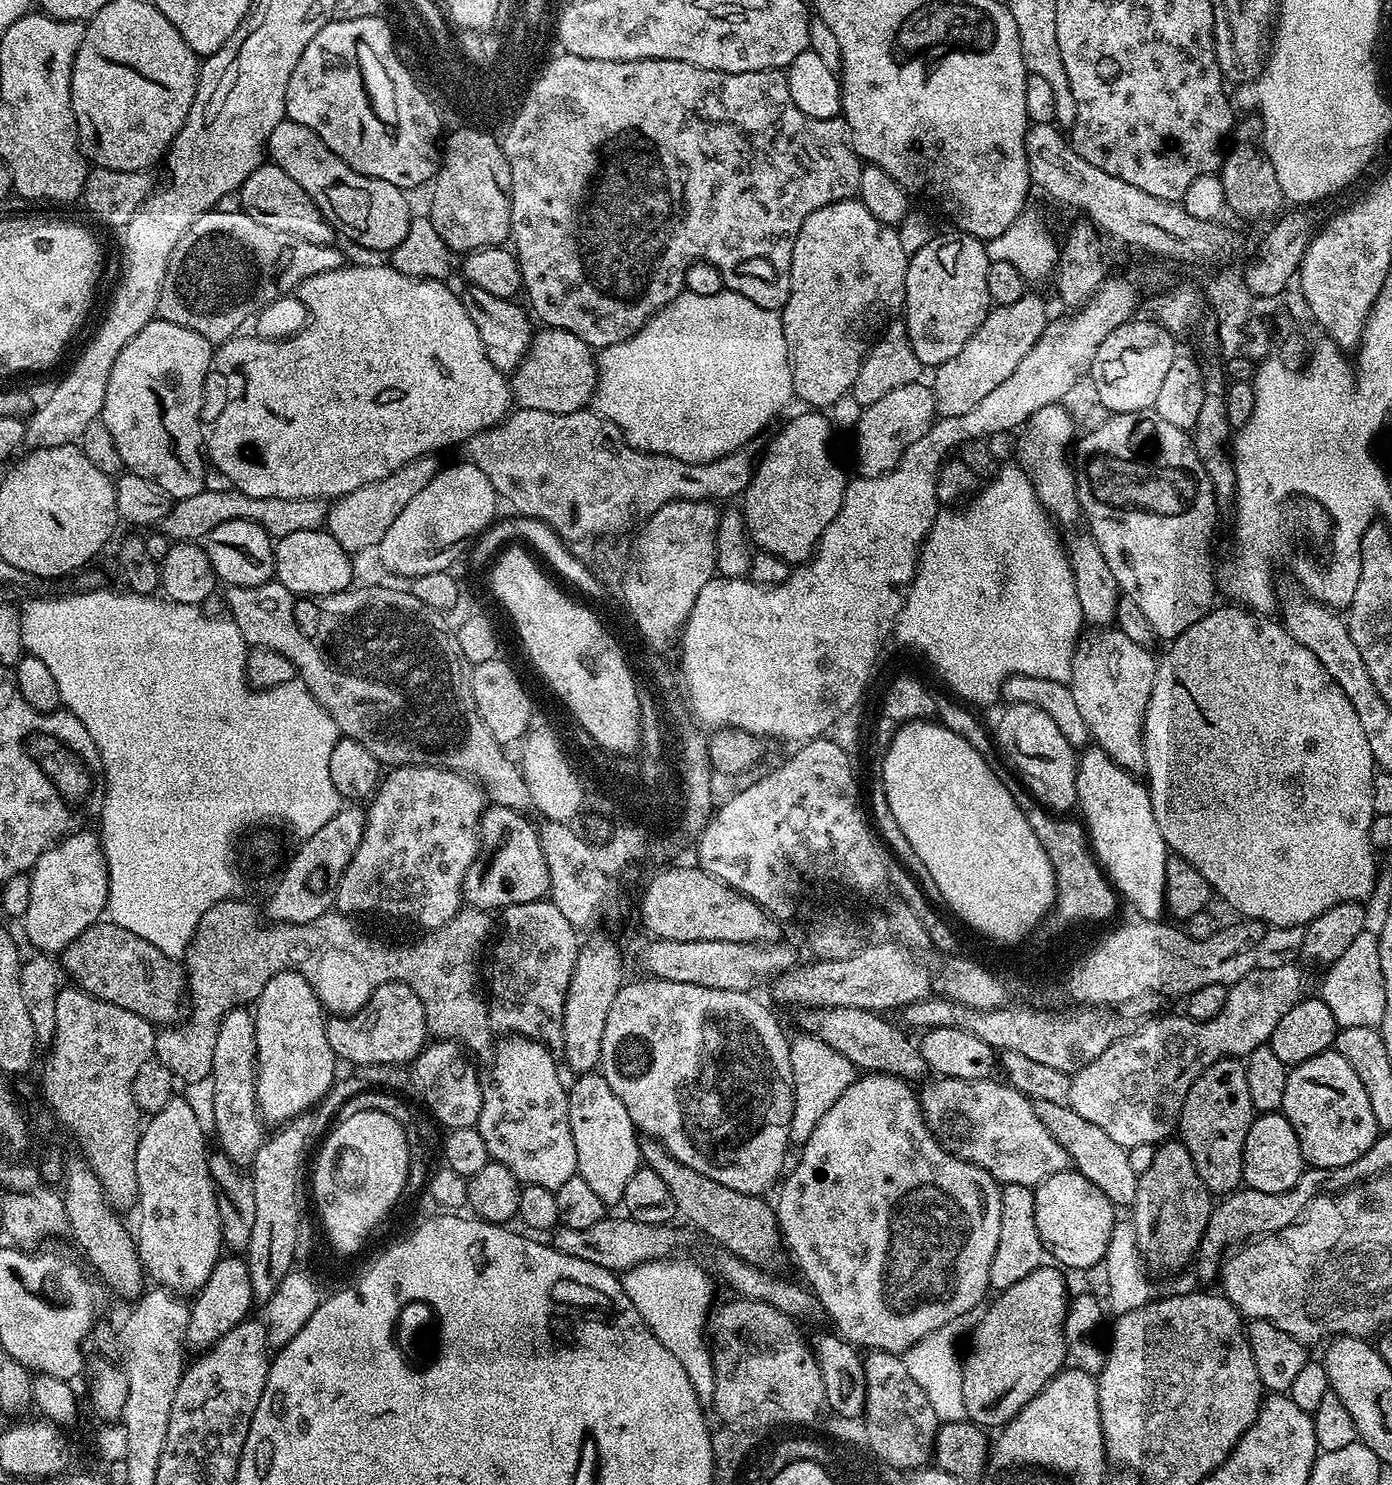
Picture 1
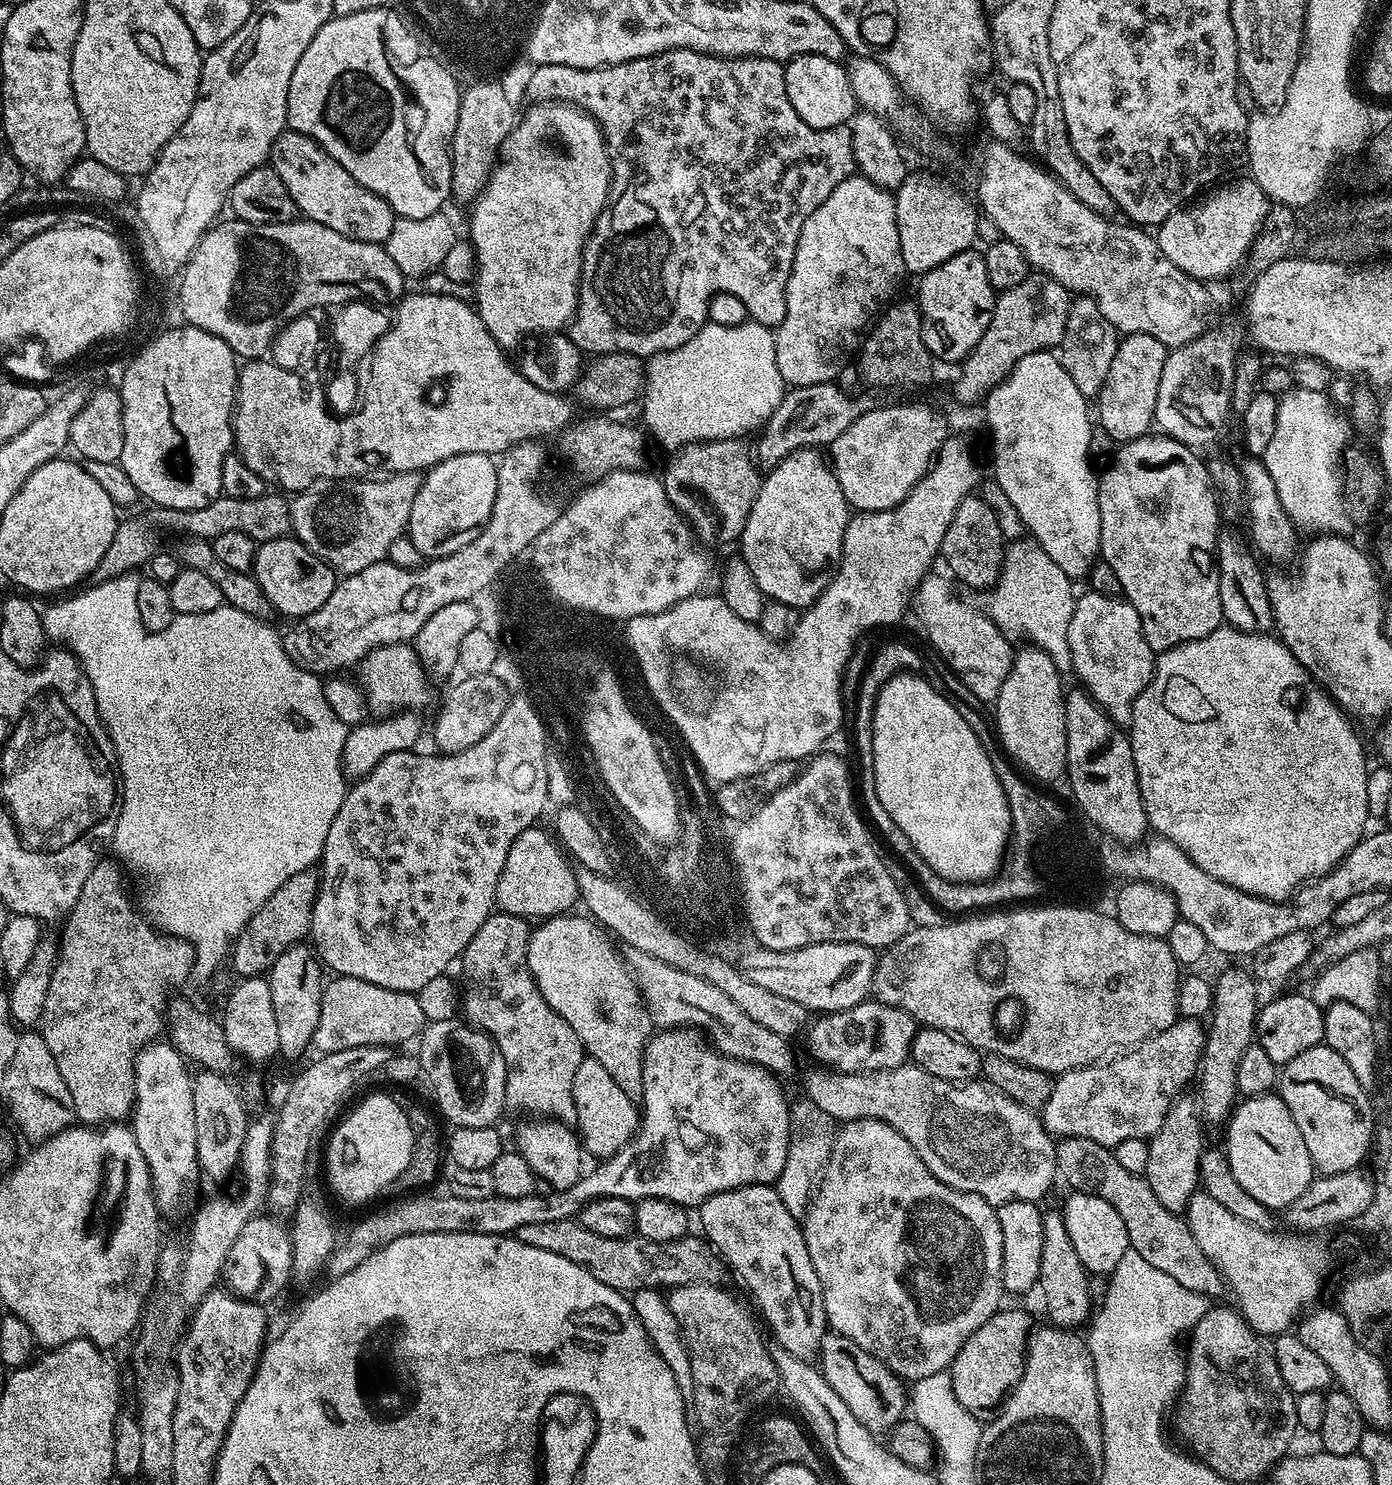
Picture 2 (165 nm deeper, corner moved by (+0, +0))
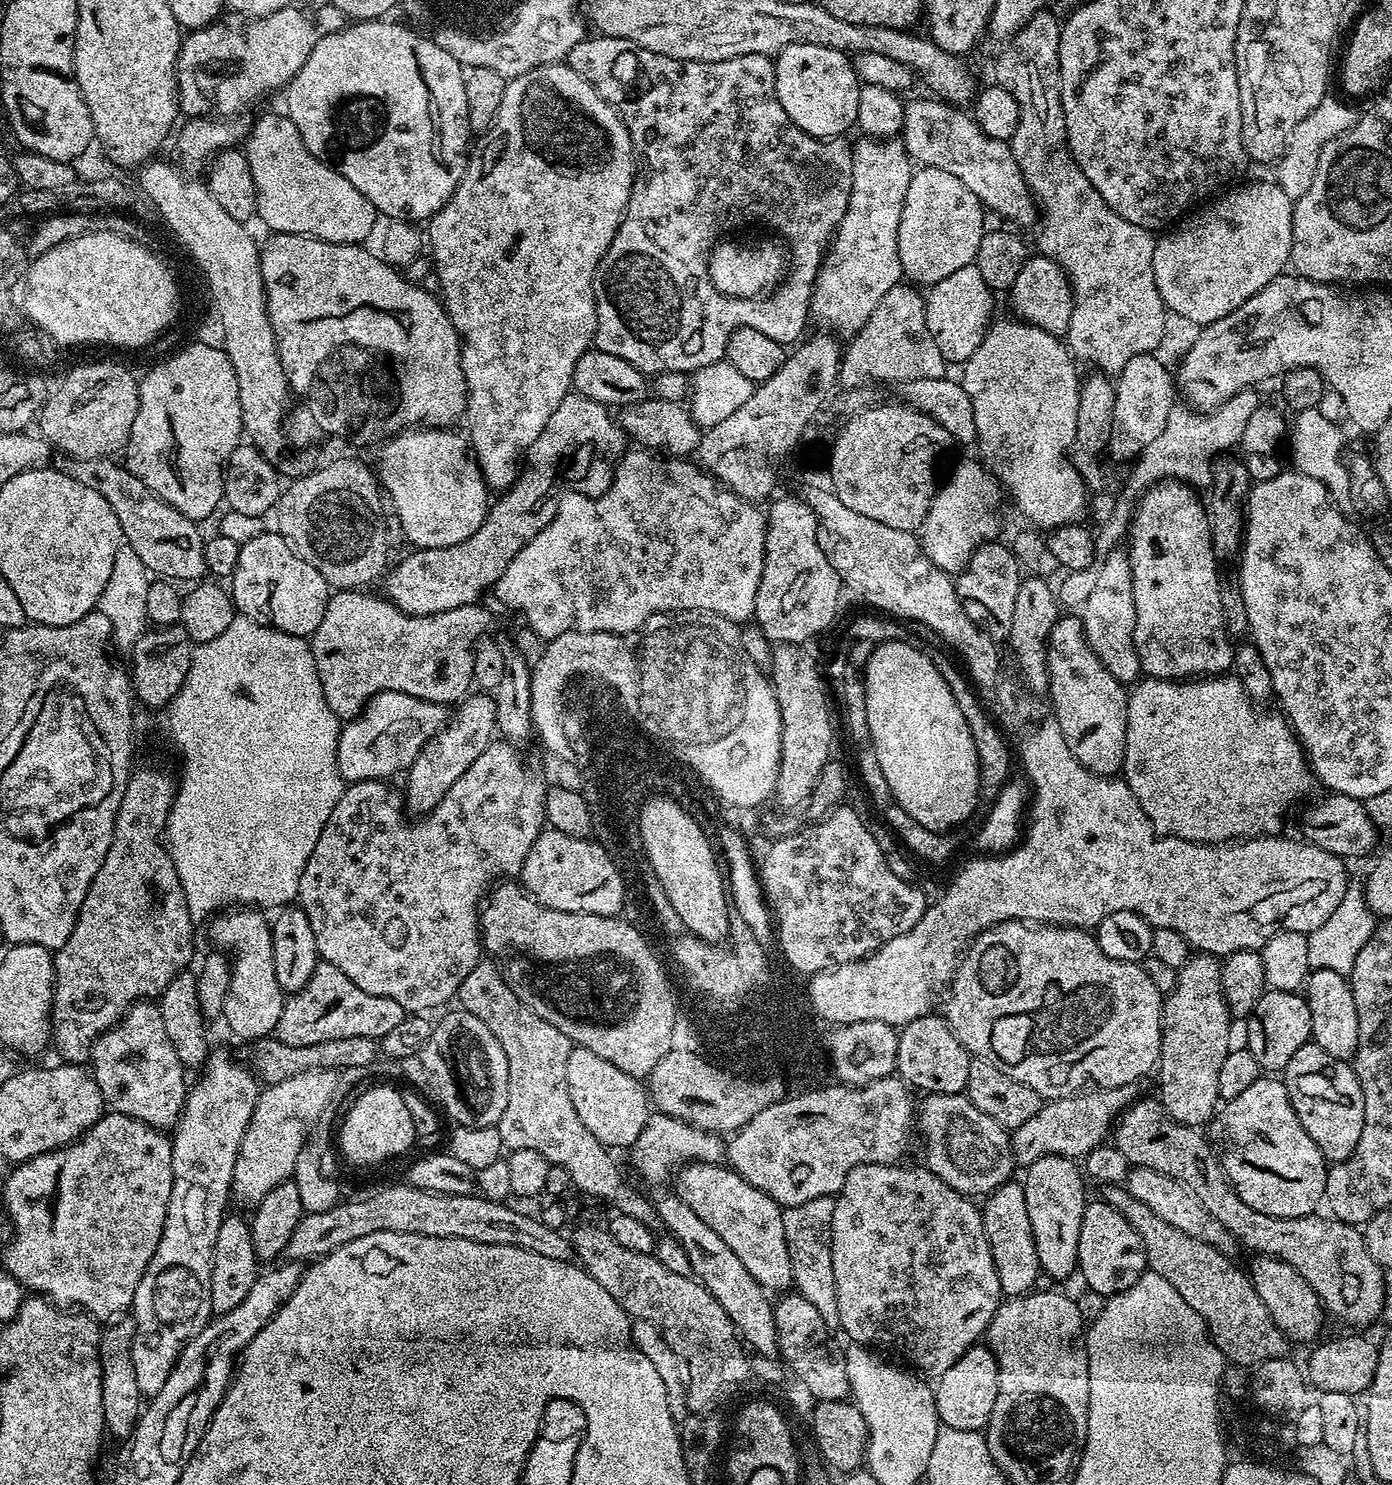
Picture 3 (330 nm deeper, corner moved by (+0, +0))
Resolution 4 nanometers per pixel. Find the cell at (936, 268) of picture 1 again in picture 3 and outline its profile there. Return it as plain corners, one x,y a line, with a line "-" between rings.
975,263
954,271
954,274
947,275
927,289
924,301
926,326
934,342
938,342
938,350
942,350
945,362
952,363
953,360
956,366
963,365
964,361
970,358
970,354
978,350
993,319
992,299
994,293
986,286
982,274
978,274

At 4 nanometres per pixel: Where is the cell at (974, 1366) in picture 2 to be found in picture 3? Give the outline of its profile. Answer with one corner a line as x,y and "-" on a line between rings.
973,1346
967,1348
935,1381
934,1391
937,1404
937,1418
945,1428
954,1430
966,1430
967,1432
978,1432
988,1427
988,1419
994,1410
994,1402
998,1398
998,1366
996,1357
992,1355
991,1348
987,1346

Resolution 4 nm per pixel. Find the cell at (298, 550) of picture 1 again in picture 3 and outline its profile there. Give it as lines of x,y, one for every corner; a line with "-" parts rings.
269,530
241,543
238,566
230,577
230,595
241,617
291,636
308,638
318,630
326,613
330,585
279,532

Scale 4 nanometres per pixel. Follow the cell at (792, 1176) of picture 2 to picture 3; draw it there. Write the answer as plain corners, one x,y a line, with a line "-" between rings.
822,1196
805,1204
784,1208
782,1218
782,1230
786,1234
795,1289
818,1310
818,1314
830,1330
835,1329
840,1323
832,1262
832,1219
835,1205
833,1197

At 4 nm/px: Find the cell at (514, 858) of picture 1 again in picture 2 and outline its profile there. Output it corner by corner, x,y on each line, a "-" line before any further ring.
540,826
522,830
522,834
516,836
510,846
510,854
506,854
506,866
502,866
502,874
498,878
496,908
499,911
525,918
549,918
565,915
571,909
568,907
577,903
579,890
575,867
561,845
549,833
548,836

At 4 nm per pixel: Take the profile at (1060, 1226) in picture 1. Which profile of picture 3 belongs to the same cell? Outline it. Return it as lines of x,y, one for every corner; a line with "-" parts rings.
1096,1198
1093,1204
1092,1201
1085,1203
1082,1214
1082,1234
1078,1234
1078,1272
1079,1275
1084,1275
1084,1280
1088,1283
1085,1285
1105,1298
1117,1296
1133,1285
1145,1270
1142,1239
1139,1238
1130,1222
1103,1198

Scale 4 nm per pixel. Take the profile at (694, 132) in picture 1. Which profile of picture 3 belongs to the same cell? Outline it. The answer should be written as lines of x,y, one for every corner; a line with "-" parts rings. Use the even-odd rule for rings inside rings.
592,34
589,40
577,39
576,44
567,54
566,63
578,74
582,74
582,78
589,80
594,86
594,90
598,90
601,98
620,113
624,125
628,127
628,133
632,139
632,146
639,164
638,175
632,182
628,208
624,211
624,221
618,226
618,230
614,234
614,242
610,242
606,254
600,259
600,265
596,267
596,277
594,278
595,347
601,348
606,354
614,354
618,358
630,362
639,372
645,374
657,374
664,371
680,371
692,374
697,368
719,364
725,359
728,339
736,328
761,330
762,334
766,334
766,338
774,338
774,342
785,346
795,345
805,335
804,327
810,324
812,287
816,284
816,275
820,269
820,262
824,258
826,245
842,222
850,202
852,144
844,138
811,136
803,132
792,121
790,114
786,114
786,110
782,110
782,102
778,102
776,65
773,57
770,56
742,54
738,58
726,58
722,62
675,60
669,56
659,56
654,50
638,46
626,38
-
747,224
753,224
756,228
769,228
770,231
777,232
788,243
786,256
790,263
787,265
782,279
771,291
759,298
755,296
728,296
725,292
720,292
712,281
708,269
708,260
712,257
712,249
721,243
725,234
728,234
723,234
723,232
728,232
731,228
744,228

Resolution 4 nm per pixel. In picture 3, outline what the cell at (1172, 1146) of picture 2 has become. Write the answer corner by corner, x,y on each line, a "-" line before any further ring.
1207,954
1193,955
1176,974
1176,989
1163,997
1164,1027
1160,1043
1160,1096
1158,1104
1169,1120
1204,1126
1218,1108
1218,1073
1230,1051
1228,1027
1234,1023
1220,985
1221,961

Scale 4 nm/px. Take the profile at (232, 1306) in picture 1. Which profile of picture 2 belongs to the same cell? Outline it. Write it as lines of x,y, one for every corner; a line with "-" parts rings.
257,1214
253,1216
246,1226
242,1226
234,1246
230,1247
226,1254
224,1270
222,1273
223,1283
227,1291
240,1297
241,1300
252,1300
256,1304
267,1305
288,1284
288,1278
292,1273
292,1250
289,1229
271,1215

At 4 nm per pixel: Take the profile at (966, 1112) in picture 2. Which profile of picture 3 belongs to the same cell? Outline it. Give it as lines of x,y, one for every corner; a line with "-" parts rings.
933,1092
923,1097
924,1101
918,1104
918,1120
920,1116
920,1132
924,1135
924,1156
926,1167
942,1182
946,1182
954,1190
963,1192
969,1198
983,1197
993,1192
1000,1184
1009,1183
1013,1179
1012,1166
1014,1159
1012,1152
1012,1137
1009,1129
1003,1128
990,1114
982,1114
978,1106
968,1100
967,1095
938,1094

